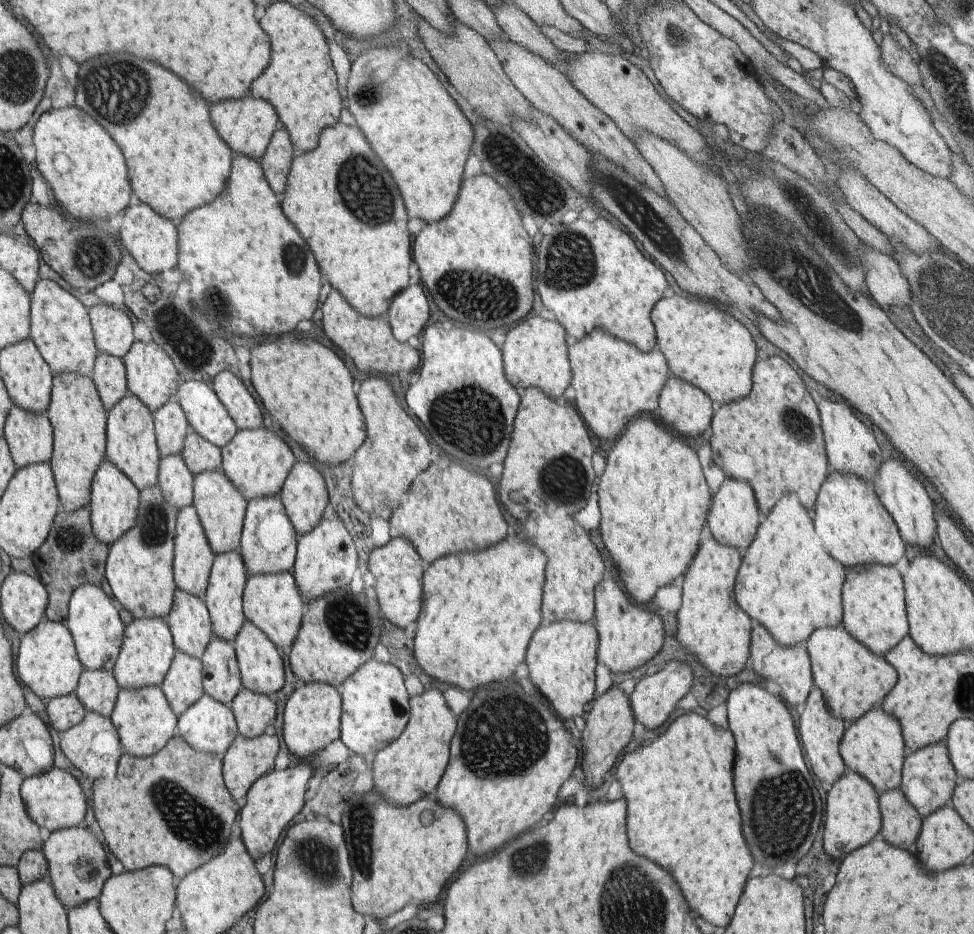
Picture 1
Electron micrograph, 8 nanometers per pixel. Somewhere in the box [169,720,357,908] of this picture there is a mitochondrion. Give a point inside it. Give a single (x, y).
(316, 858)

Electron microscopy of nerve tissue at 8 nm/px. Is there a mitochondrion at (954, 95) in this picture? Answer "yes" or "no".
yes

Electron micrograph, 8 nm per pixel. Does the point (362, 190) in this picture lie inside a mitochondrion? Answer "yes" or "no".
yes

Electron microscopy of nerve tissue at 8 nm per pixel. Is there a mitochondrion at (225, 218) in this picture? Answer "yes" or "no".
no

